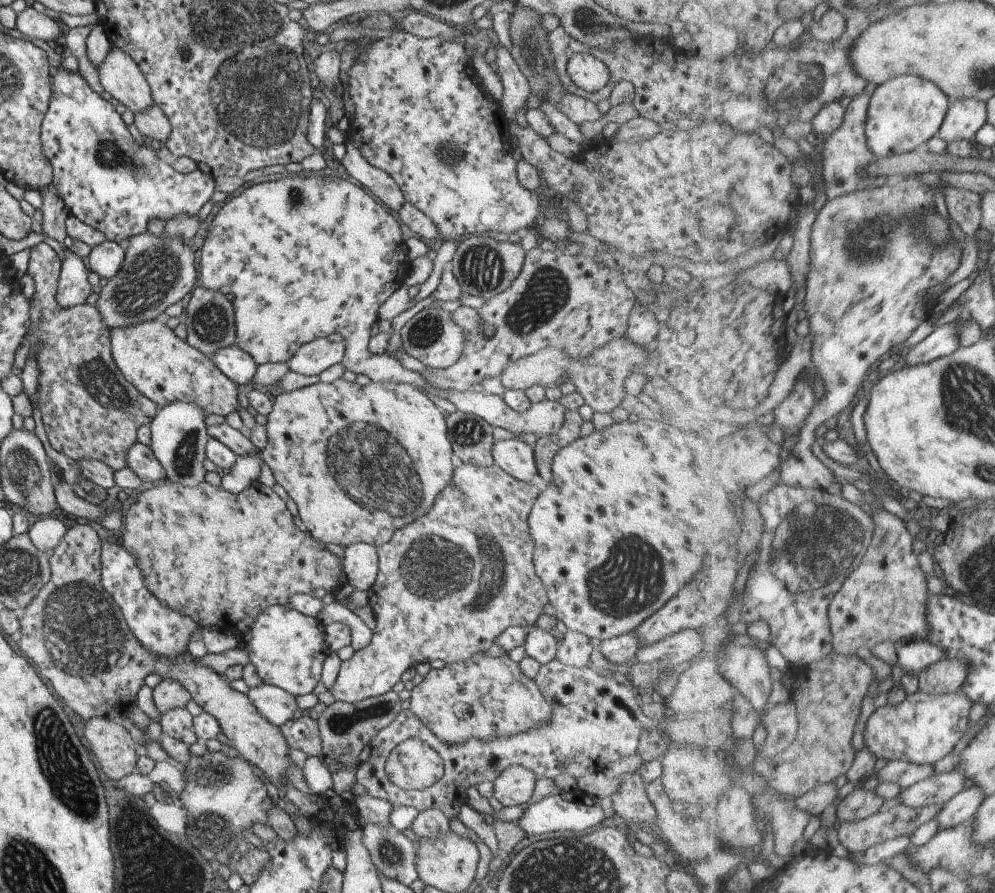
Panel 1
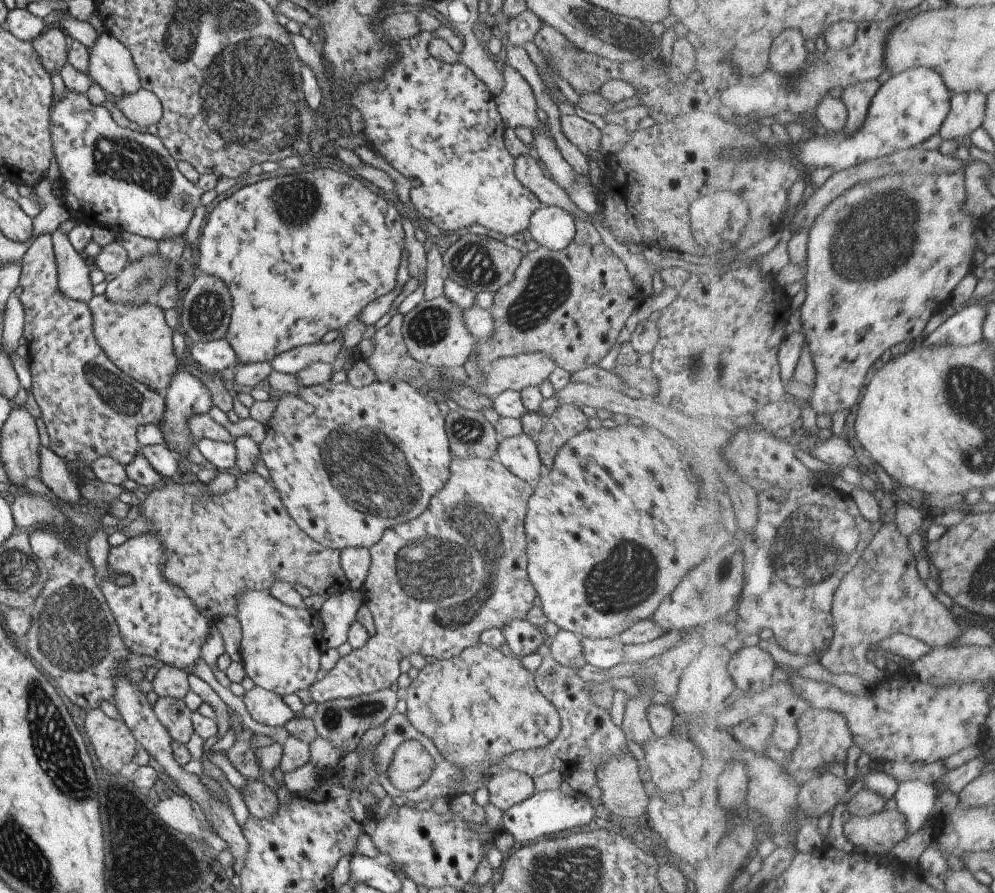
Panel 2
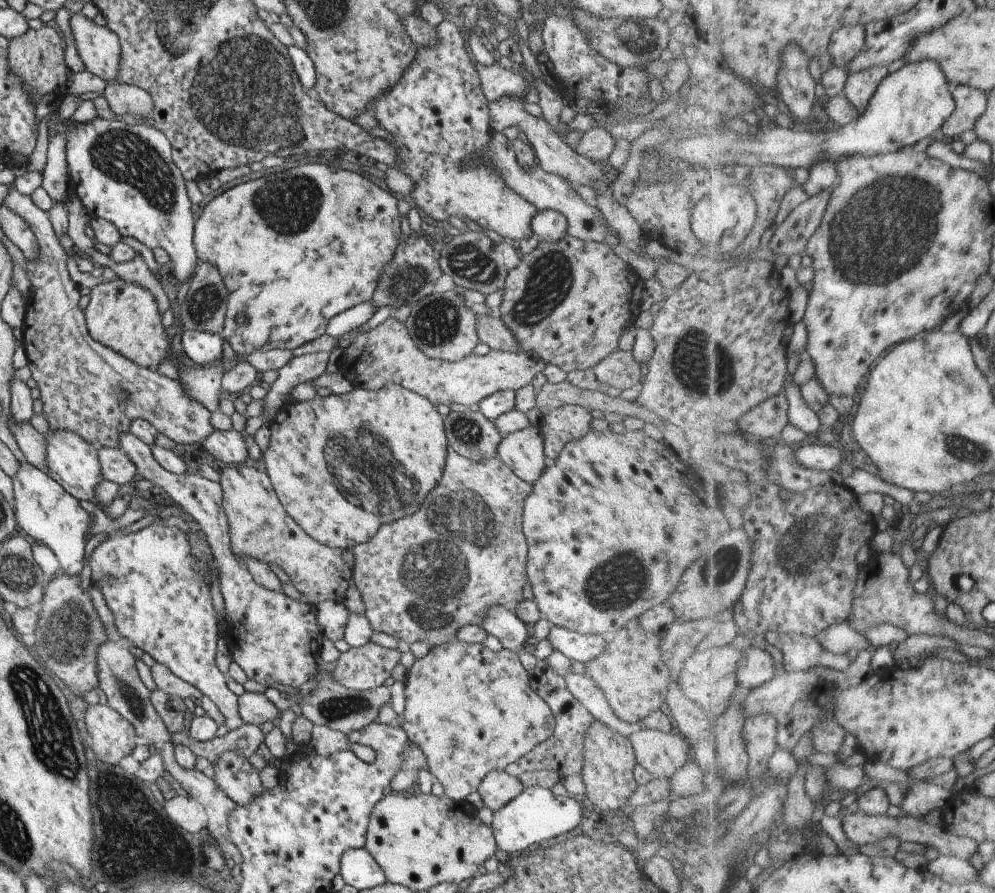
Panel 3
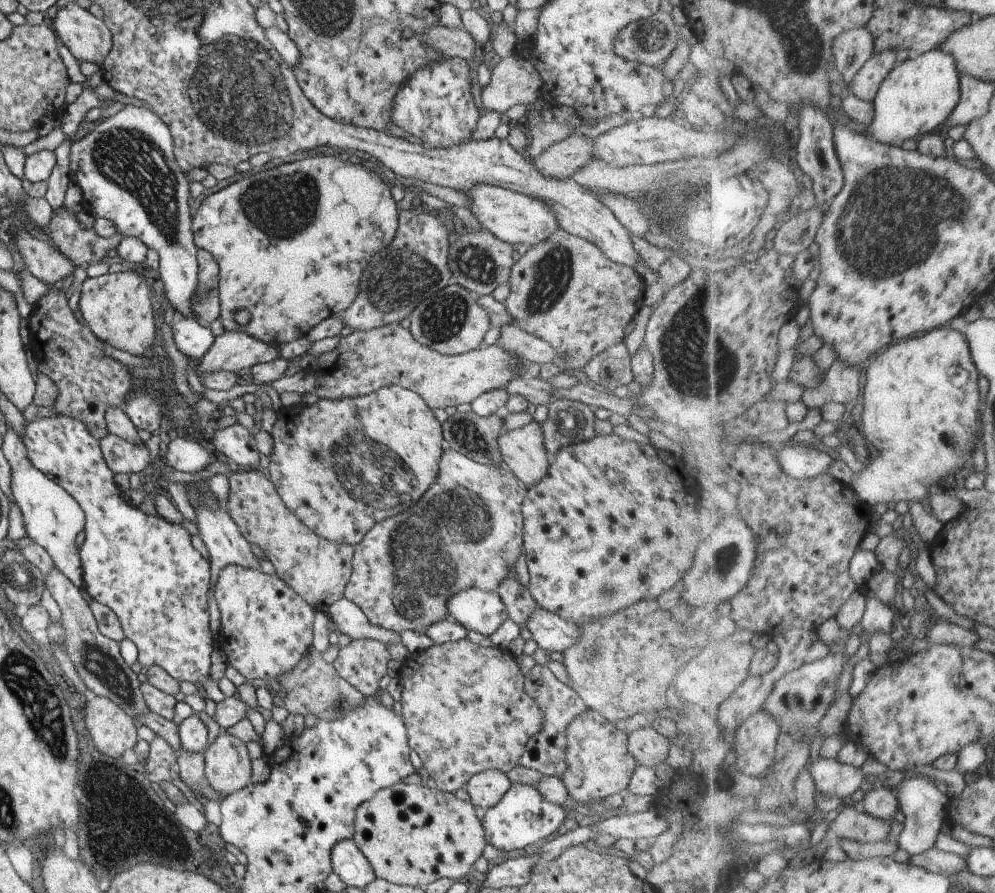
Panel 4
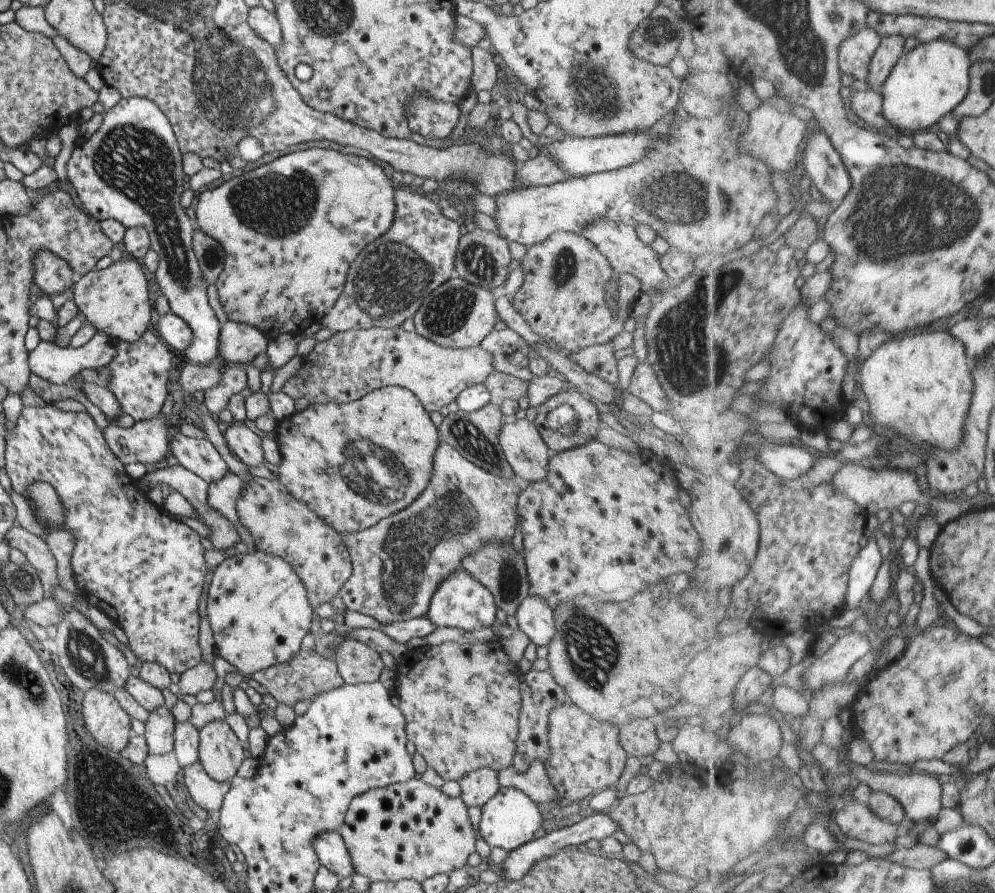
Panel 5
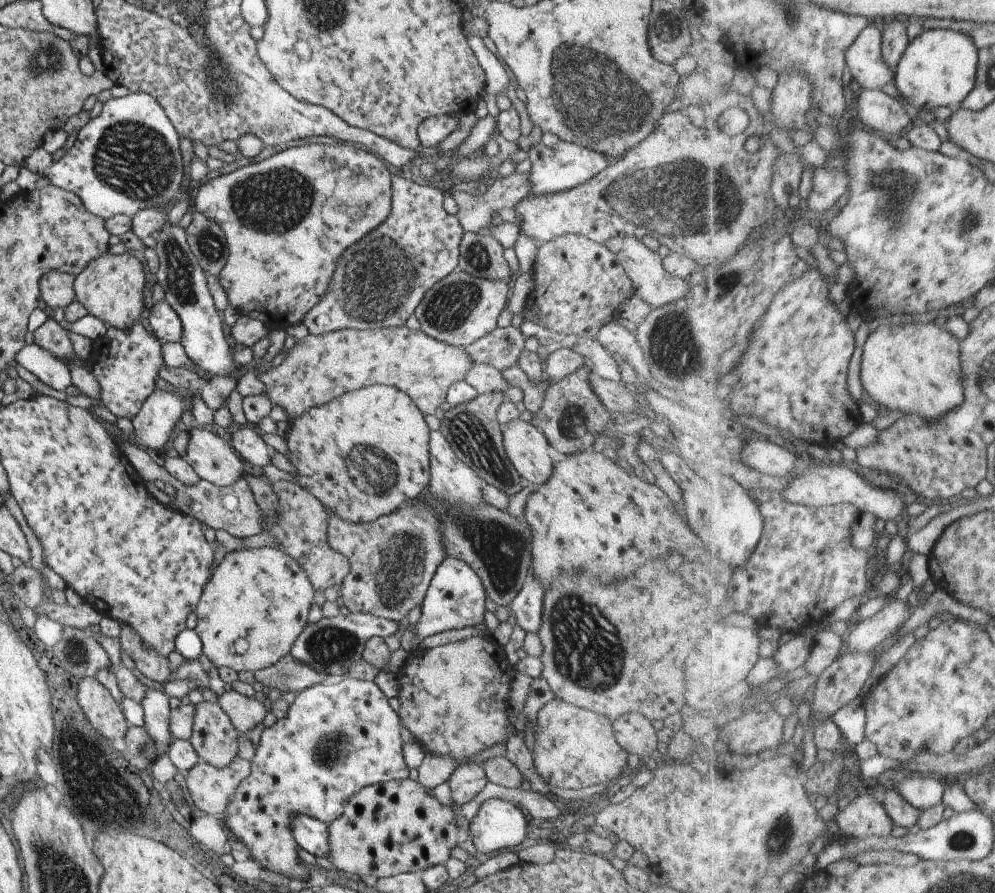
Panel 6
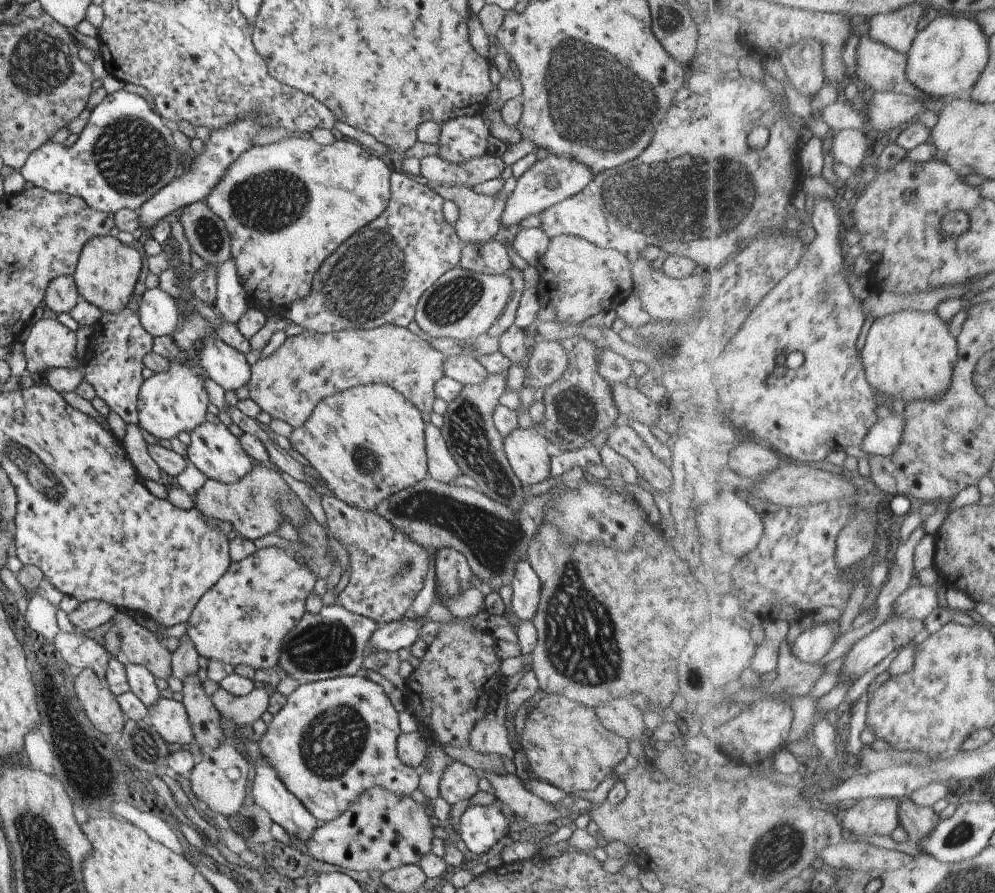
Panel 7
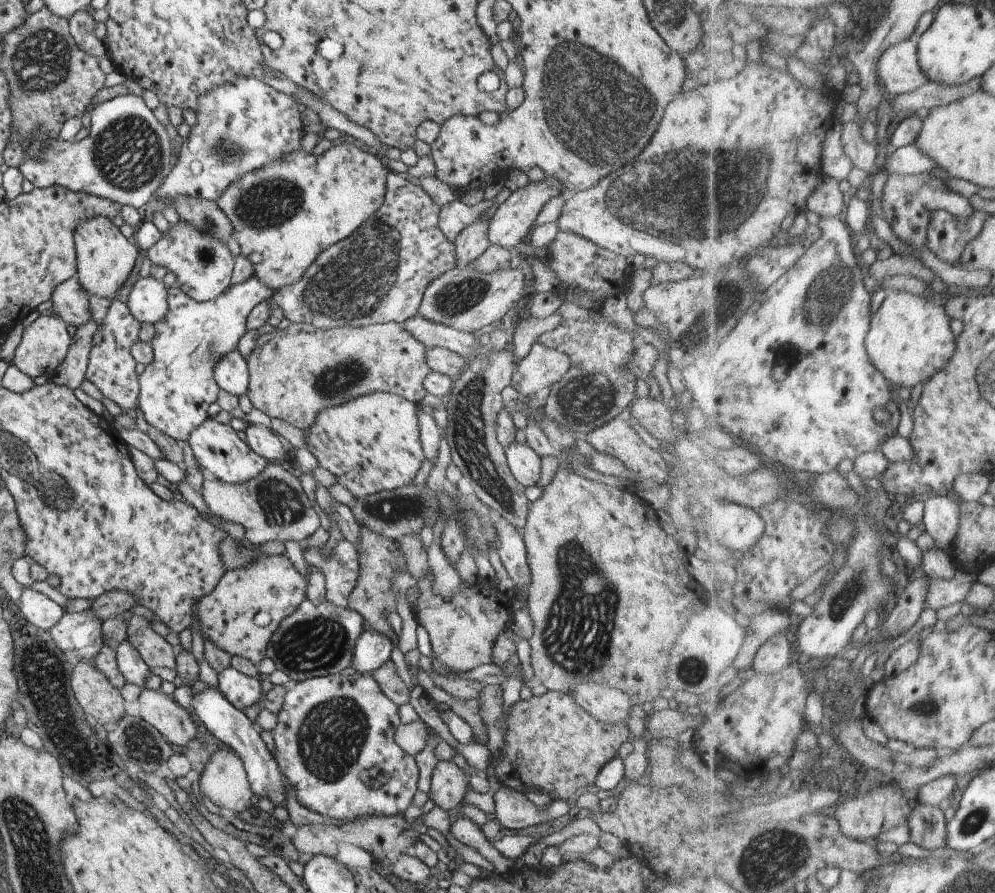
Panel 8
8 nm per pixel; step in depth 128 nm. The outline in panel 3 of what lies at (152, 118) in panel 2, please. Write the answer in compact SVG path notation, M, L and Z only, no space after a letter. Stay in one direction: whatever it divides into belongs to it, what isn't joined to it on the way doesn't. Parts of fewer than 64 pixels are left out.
M124 83L107 84L101 95L117 119L121 118L122 114L146 119L151 113L151 106L153 106L149 94L137 86Z

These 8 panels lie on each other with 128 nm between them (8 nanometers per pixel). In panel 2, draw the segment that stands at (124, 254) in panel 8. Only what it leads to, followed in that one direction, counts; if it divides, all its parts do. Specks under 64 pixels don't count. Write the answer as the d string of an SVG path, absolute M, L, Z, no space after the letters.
M104 294L92 295L86 302L92 314L92 331L98 345L103 349L105 356L124 374L134 381L140 382L150 391L164 393L169 386L170 379L178 371L179 360L171 347L169 327L163 320L163 310L155 306L154 301L147 302L140 307L130 307L111 303Z

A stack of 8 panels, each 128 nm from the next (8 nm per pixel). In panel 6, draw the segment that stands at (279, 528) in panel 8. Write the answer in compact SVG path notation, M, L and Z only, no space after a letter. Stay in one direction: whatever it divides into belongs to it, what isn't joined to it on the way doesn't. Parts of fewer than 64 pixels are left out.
M239 477L235 482L224 487L216 487L215 484L203 479L193 486L182 485L175 479L171 480L171 484L175 488L175 495L165 506L174 511L180 510L184 515L189 515L214 530L221 528L235 538L247 538L261 532L260 510L254 503L253 494L243 478Z

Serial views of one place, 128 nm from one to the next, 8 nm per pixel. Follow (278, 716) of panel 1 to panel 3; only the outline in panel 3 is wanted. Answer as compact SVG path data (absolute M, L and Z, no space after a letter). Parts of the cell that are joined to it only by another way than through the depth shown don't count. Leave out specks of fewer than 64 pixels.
M245 692L237 696L237 714L242 723L259 725L263 722L275 723L280 712L263 694Z

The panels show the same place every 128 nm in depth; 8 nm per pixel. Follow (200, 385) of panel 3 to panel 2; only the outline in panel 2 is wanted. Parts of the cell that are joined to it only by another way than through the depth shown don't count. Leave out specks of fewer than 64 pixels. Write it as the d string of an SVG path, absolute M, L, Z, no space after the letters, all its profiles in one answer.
M175 329L172 332L171 347L173 347L175 357L179 360L179 367L178 371L172 375L169 386L163 393L164 411L160 416L158 429L162 434L163 444L172 452L178 466L178 461L180 460L192 464L187 460L187 452L189 452L189 448L191 448L191 446L196 447L196 442L194 444L192 441L192 434L190 433L190 428L188 427L190 417L205 414L212 407L212 404L210 401L210 394L204 387L204 384L201 384L199 379L191 376L191 373L184 371L182 360L185 359L184 354L187 347L185 346L181 331Z

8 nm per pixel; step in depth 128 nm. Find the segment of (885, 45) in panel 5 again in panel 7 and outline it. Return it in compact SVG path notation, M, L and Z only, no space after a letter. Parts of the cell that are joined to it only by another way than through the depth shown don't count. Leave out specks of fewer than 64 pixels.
M909 4L893 12L873 16L868 33L873 40L883 42L897 52L908 54L919 34L917 24L926 11L928 11L927 6Z

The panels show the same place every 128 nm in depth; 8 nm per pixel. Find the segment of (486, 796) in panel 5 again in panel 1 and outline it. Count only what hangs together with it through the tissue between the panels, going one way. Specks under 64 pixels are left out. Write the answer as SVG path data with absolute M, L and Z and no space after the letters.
M509 765L492 780L492 796L502 806L525 804L532 795L536 780L528 768Z

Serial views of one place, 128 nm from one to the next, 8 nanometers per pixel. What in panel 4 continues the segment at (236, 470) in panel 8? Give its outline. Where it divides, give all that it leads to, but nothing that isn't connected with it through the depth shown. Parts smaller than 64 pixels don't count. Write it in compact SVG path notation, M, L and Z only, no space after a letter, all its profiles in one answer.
M171 434L163 460L164 466L173 470L197 472L203 469L212 459L197 443Z

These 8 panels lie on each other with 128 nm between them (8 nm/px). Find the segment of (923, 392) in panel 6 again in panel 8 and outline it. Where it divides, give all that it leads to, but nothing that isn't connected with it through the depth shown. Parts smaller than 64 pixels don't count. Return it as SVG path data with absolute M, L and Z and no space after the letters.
M888 291L872 316L871 329L866 337L866 350L871 362L896 389L925 385L957 352L951 319L946 306L931 300L928 294Z

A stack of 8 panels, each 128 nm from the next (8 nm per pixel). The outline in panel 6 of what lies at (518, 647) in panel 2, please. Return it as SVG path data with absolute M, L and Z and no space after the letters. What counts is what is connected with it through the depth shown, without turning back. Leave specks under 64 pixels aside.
M449 556L445 557L431 577L422 600L423 612L415 628L418 642L425 636L437 634L443 630L477 626L482 623L485 597L480 578L477 578L477 575L464 562Z

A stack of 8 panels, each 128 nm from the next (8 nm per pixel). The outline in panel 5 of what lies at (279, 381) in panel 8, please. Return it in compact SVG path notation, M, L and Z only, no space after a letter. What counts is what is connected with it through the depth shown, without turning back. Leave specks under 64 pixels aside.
M371 327L368 329L349 329L336 332L327 341L318 342L313 351L301 358L303 366L297 370L283 385L282 391L291 400L305 398L309 404L331 402L348 403L359 400L372 390L397 385L412 392L427 412L437 412L459 396L465 388L473 385L483 385L487 375L494 370L490 352L481 347L464 349L443 348L413 331L407 332L401 327Z

